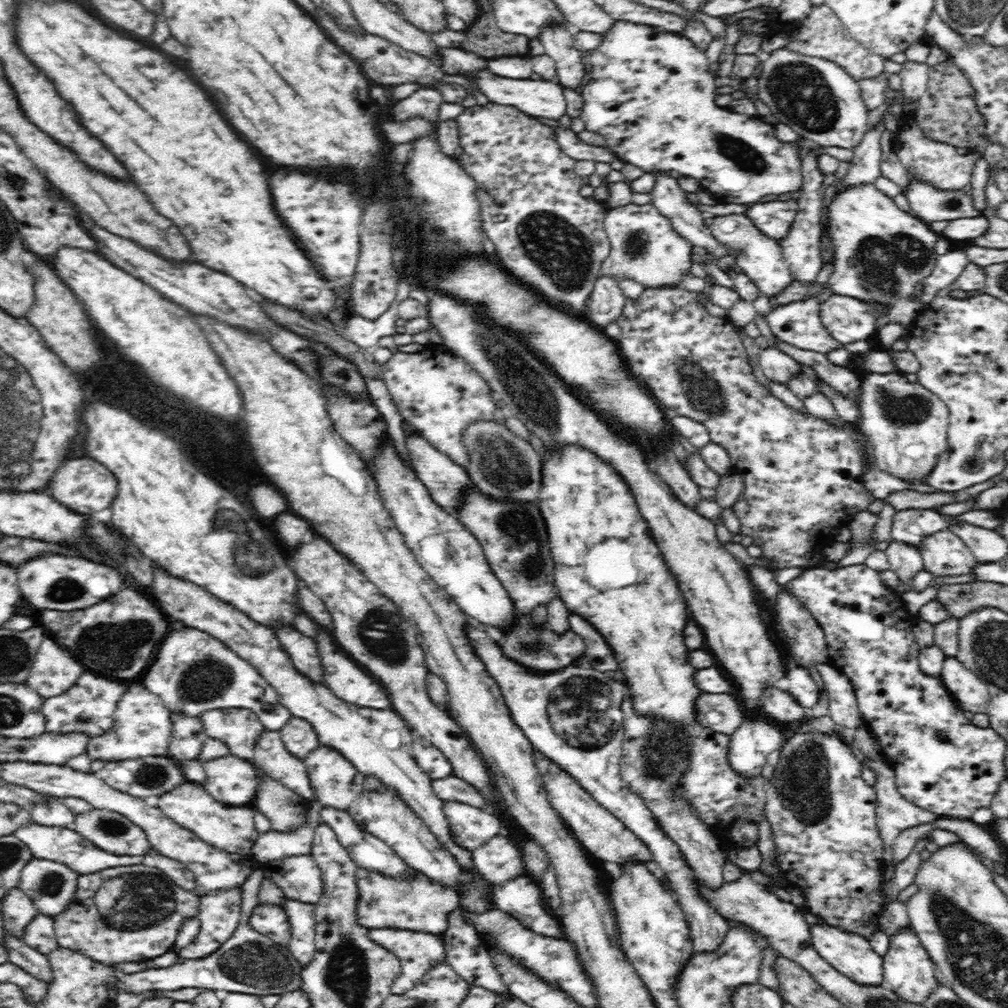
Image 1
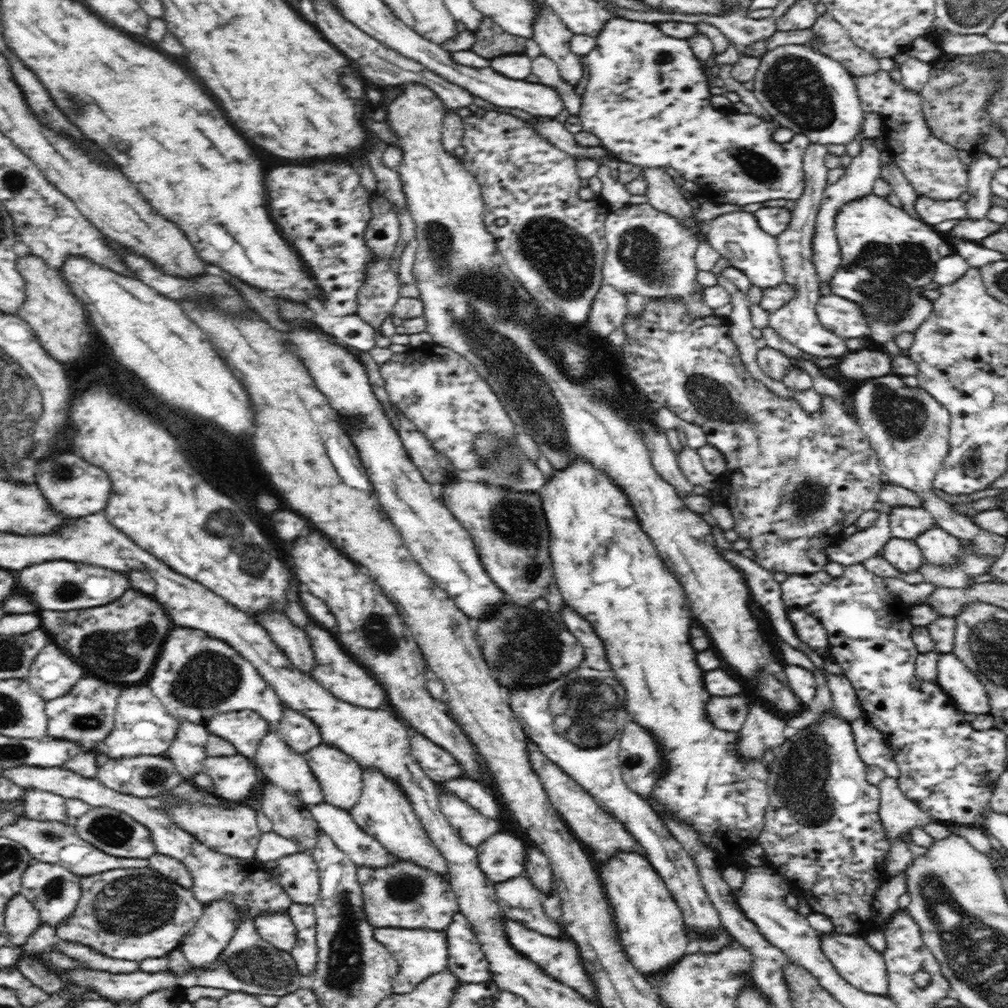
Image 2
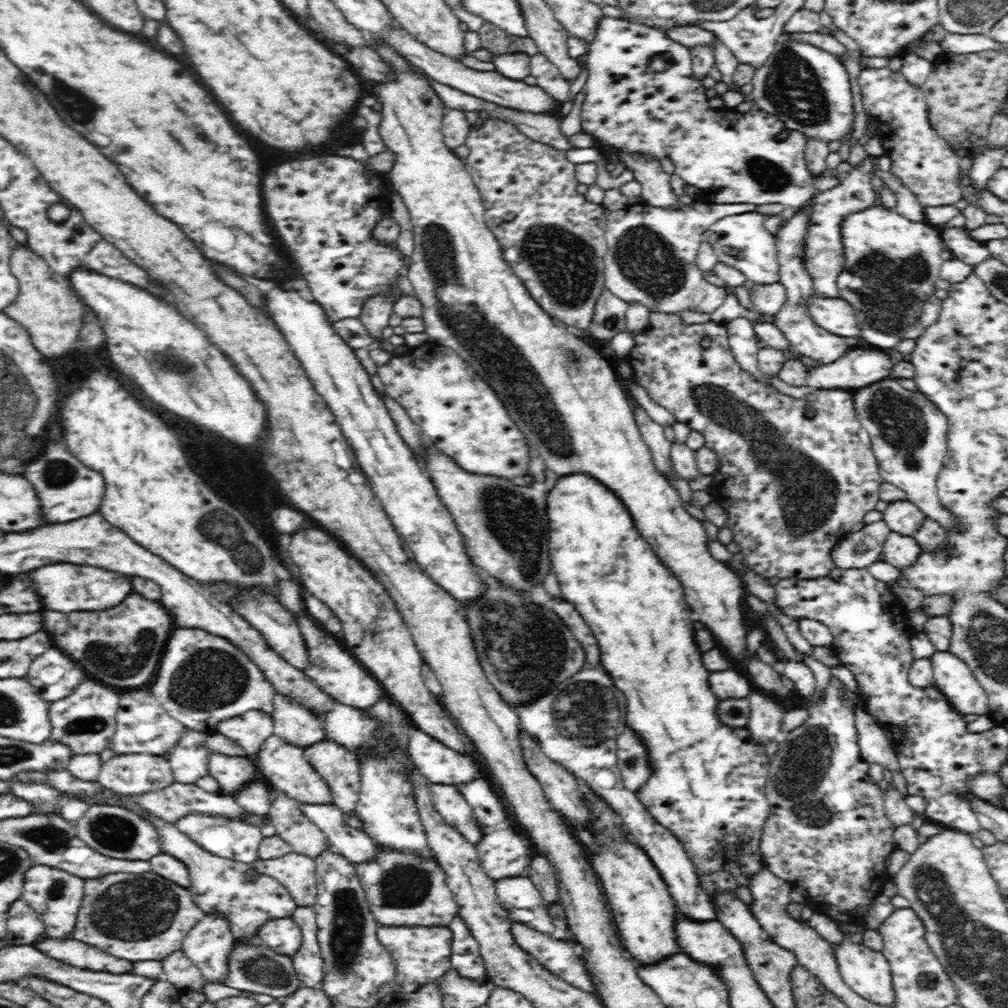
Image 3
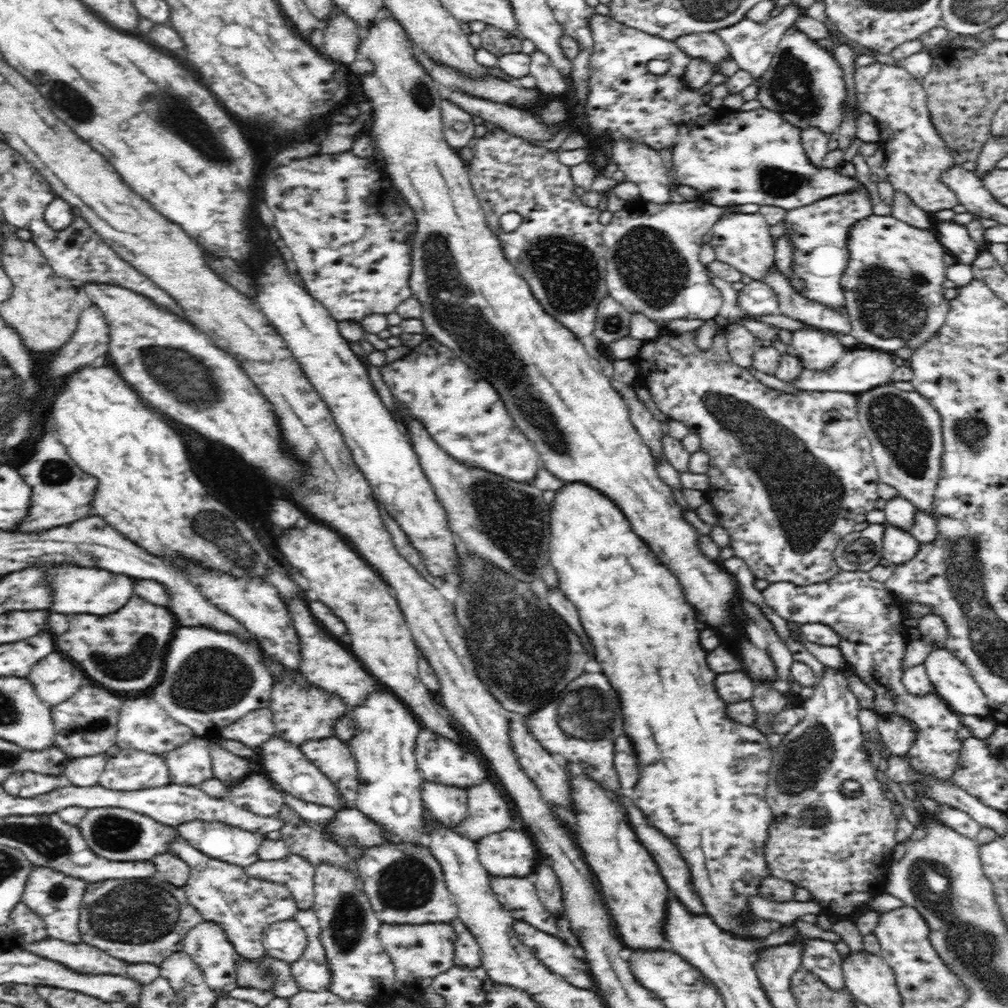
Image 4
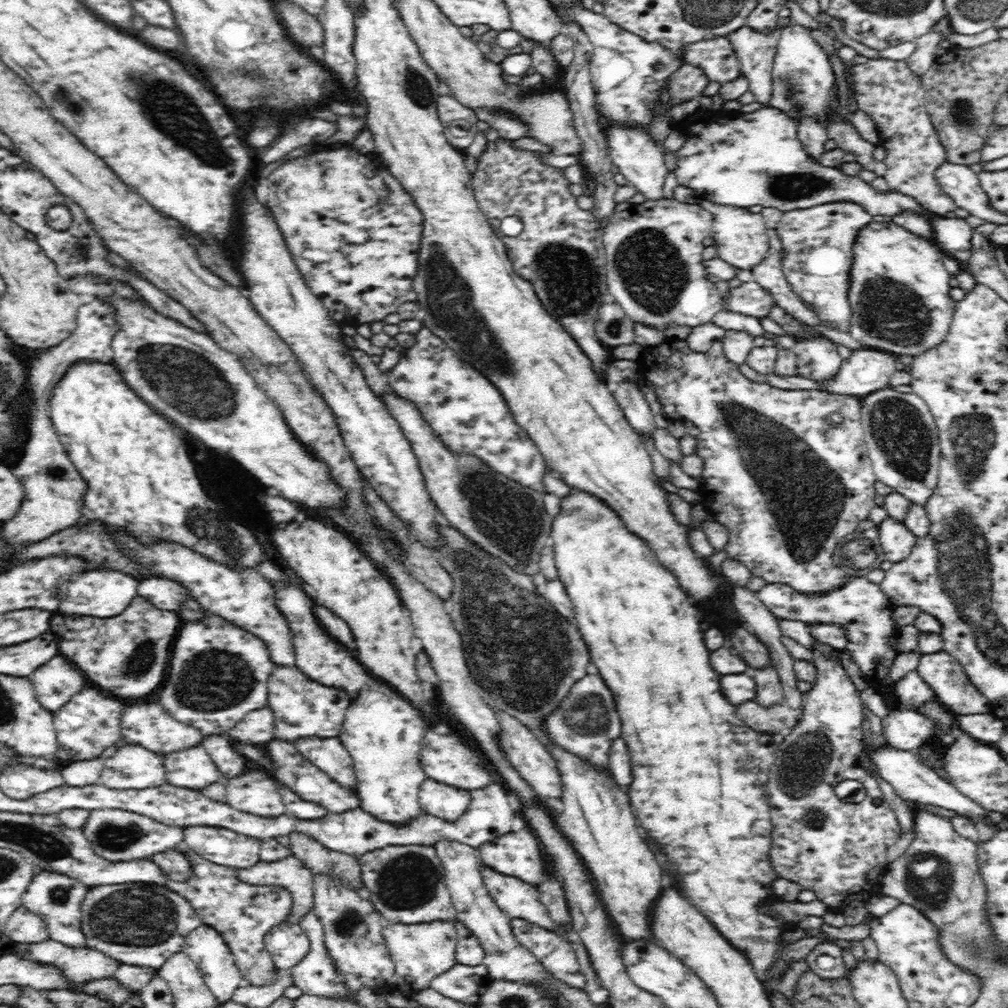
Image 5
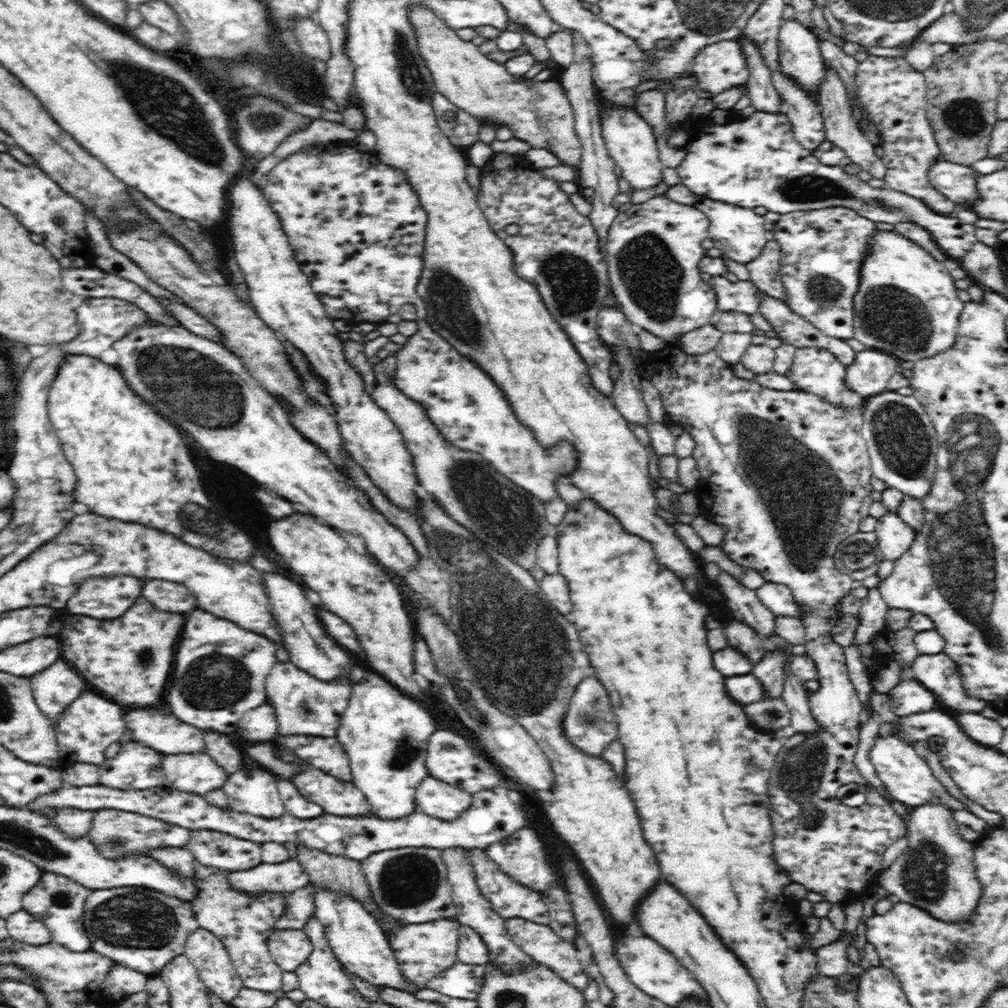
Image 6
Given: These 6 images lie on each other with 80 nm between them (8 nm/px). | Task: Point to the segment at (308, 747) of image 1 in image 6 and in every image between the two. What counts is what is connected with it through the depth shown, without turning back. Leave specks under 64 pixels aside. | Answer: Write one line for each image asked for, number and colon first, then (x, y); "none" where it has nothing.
2: (299, 732)
3: (299, 726)
4: (301, 711)
5: (302, 708)
6: (304, 705)

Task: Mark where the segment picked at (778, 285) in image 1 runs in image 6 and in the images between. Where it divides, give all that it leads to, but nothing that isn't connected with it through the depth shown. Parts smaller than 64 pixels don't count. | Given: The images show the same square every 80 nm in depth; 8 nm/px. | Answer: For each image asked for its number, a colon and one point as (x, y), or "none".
2: (737, 237)
3: (741, 240)
4: (743, 241)
5: (740, 237)
6: (739, 233)

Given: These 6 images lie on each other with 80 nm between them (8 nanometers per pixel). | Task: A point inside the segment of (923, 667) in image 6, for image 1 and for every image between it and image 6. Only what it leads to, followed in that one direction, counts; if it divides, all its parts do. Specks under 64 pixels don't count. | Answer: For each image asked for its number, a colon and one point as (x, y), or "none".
1: (972, 694)
2: (968, 694)
3: (953, 678)
4: (950, 677)
5: (941, 671)

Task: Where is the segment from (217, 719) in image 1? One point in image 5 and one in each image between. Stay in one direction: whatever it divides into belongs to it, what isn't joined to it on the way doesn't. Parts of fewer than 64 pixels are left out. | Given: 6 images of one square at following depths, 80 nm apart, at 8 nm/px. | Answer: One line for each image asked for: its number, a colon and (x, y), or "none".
2: (243, 729)
3: (249, 730)
4: (253, 729)
5: (258, 726)

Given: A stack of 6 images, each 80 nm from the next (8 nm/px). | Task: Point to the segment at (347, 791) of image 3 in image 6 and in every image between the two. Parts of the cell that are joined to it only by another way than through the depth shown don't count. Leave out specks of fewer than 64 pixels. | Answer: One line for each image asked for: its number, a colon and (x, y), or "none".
4: (332, 756)
5: (328, 754)
6: (327, 754)

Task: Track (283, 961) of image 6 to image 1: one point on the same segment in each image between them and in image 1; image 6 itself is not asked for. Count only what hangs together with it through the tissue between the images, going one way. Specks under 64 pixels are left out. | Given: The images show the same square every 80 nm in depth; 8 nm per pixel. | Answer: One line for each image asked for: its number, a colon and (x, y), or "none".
1: (271, 921)
2: (276, 928)
3: (283, 935)
4: (286, 940)
5: (288, 945)

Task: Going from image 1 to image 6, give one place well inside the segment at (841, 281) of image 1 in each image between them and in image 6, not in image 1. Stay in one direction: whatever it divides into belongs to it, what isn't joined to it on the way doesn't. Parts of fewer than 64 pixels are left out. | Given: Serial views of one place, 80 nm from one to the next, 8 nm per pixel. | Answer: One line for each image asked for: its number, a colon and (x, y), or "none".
2: (887, 256)
3: (891, 264)
4: (893, 288)
5: (898, 294)
6: (907, 305)

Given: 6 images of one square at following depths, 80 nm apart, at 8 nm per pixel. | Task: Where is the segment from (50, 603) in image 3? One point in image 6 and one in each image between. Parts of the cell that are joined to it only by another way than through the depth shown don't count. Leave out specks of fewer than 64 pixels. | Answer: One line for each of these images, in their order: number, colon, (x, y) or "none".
4: (77, 590)
5: (102, 594)
6: (104, 598)

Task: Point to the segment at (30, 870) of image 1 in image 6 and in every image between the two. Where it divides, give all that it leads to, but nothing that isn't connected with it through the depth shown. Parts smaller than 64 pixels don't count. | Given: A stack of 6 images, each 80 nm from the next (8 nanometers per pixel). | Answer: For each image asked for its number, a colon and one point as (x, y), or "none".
2: (54, 890)
3: (56, 895)
4: (57, 898)
5: (57, 898)
6: (57, 900)

